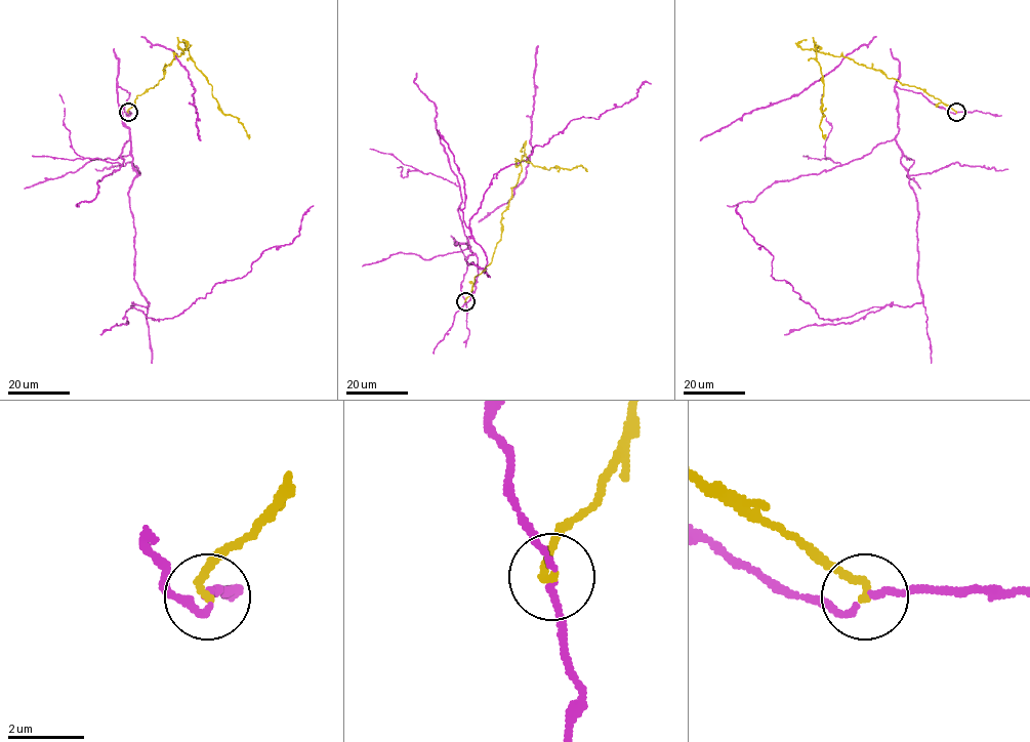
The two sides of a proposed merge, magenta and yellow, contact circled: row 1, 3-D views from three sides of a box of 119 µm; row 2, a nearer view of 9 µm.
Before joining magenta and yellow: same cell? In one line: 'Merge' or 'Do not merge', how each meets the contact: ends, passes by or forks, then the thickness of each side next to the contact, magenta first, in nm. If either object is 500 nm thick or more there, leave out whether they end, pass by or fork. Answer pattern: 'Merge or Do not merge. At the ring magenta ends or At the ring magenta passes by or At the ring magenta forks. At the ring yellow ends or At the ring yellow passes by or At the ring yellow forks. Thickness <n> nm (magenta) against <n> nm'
Do not merge. At the ring magenta passes by. At the ring yellow ends. Thickness 150 nm (magenta) against 220 nm

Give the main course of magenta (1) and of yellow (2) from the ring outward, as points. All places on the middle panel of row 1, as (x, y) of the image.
1: (465, 302), (454, 241), (484, 269), (469, 219), (493, 175), (651, 84)
2: (465, 301), (501, 238), (501, 213), (521, 168), (517, 160), (549, 169), (580, 165), (586, 170)

